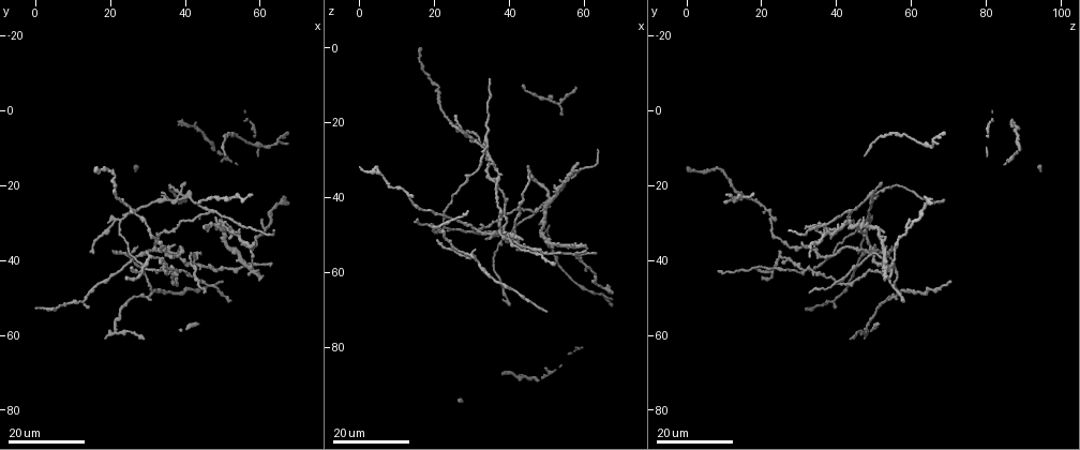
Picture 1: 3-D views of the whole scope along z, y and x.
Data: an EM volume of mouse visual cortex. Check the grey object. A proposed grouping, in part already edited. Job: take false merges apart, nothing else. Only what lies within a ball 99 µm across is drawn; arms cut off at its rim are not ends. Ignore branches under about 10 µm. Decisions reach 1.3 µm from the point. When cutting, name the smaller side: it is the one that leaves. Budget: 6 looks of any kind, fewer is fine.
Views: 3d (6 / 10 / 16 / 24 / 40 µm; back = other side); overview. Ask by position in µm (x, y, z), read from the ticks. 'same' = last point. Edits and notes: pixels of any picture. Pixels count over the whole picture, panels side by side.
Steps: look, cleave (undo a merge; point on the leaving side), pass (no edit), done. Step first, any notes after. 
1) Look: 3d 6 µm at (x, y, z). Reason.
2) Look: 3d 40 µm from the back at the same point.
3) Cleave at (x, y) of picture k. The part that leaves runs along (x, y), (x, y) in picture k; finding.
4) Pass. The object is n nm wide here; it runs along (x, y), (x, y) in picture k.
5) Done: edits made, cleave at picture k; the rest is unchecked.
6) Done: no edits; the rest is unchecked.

Look: 3d 24 µm at (65.0, 7.5, 65.5). Three-way junction.

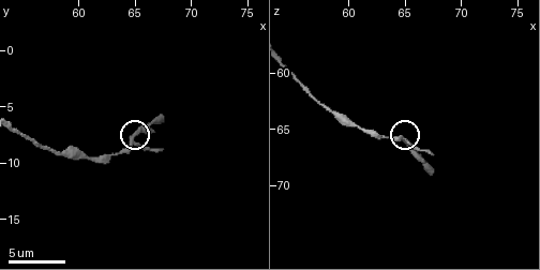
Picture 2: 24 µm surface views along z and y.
Look: 3d 10 µm at (64.6, 7.8, 65.6).

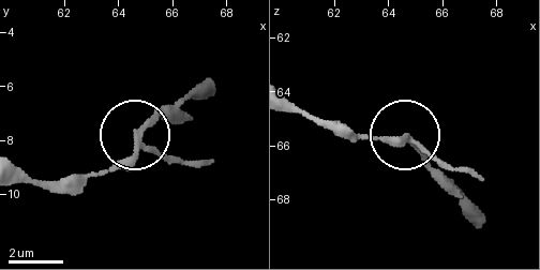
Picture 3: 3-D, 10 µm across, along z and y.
Pass. It runs along (21, 176), (70, 183), (111, 167), (171, 103) in picture 3; all the same cell.

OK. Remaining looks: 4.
Look: 3d 16 µm at (42.0, 41.0, 52.0). Thin arm on a thick one.

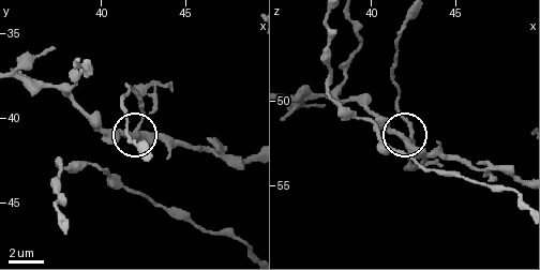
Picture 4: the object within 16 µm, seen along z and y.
Look: 3d 6 µm at (42.2, 40.7, 52.3).

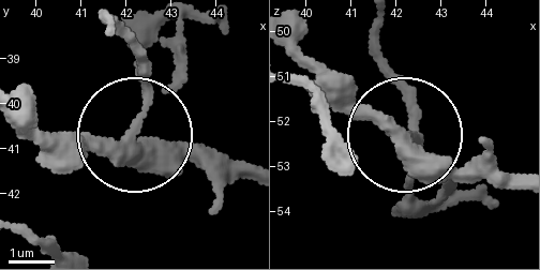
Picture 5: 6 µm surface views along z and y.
Cleave at (180, 74) of picture 5. The object is 330 nm wide here; the part that leaves runs along (140, 114), (144, 60), (106, 26) in picture 5; a second cell is stuck on.

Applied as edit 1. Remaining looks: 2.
Look: 3d 24 µm at (31.0, 48.0, 57.0). Three-way junction.

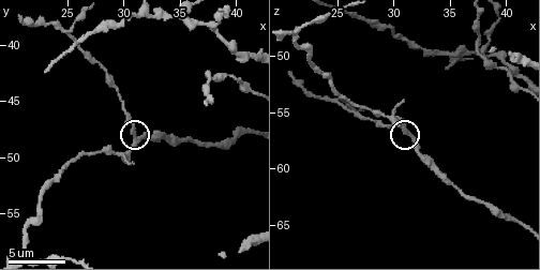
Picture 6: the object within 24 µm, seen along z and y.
Look: 3d 6 µm at (31.6, 48.4, 57.0).

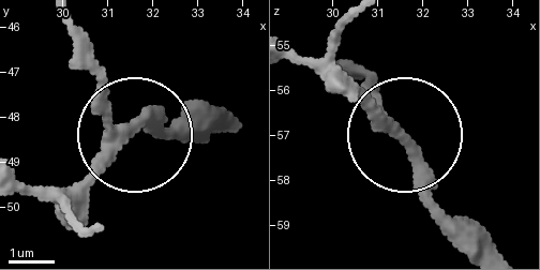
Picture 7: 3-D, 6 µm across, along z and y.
Pass. 3 arms meet here; all the same cell.

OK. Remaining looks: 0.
Done: edits made, cleave at picture 5; the rest is unchecked.

